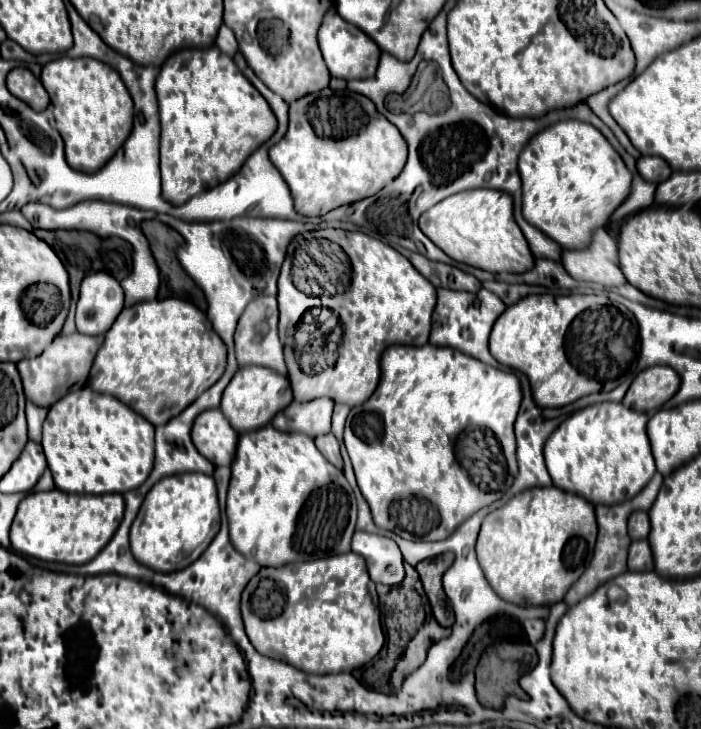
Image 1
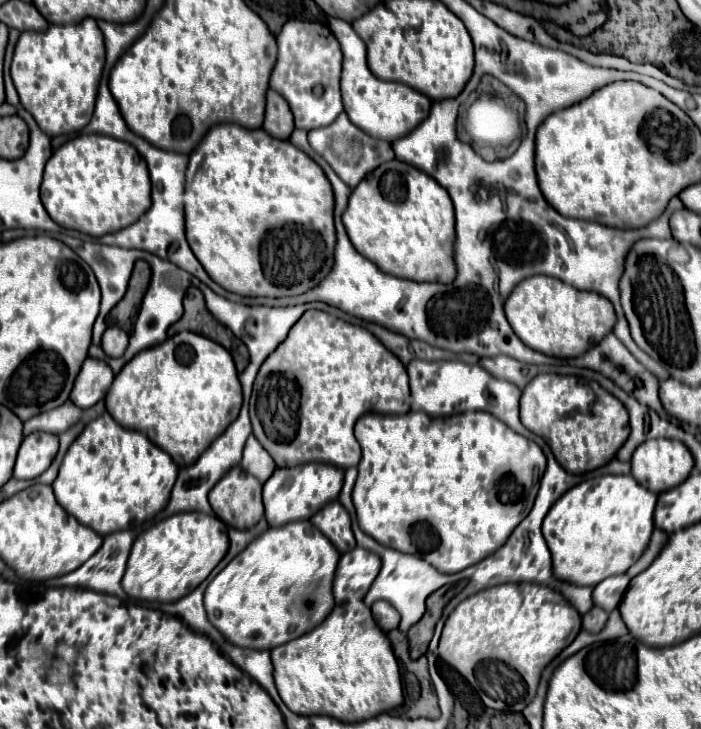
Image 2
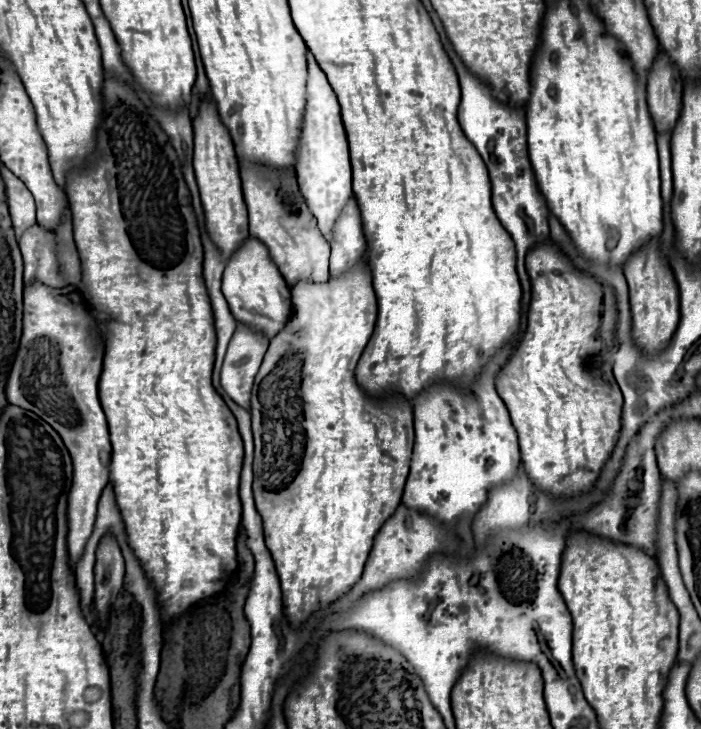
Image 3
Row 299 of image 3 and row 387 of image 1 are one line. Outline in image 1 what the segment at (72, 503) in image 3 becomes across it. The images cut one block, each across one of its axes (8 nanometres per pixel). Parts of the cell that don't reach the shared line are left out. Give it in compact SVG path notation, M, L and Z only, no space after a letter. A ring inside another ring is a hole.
M70 334L56 338L40 356L32 360L20 360L18 370L22 376L26 398L38 406L52 406L60 400L66 392L76 386L84 386L96 350L100 350L104 336L84 336L84 334Z

